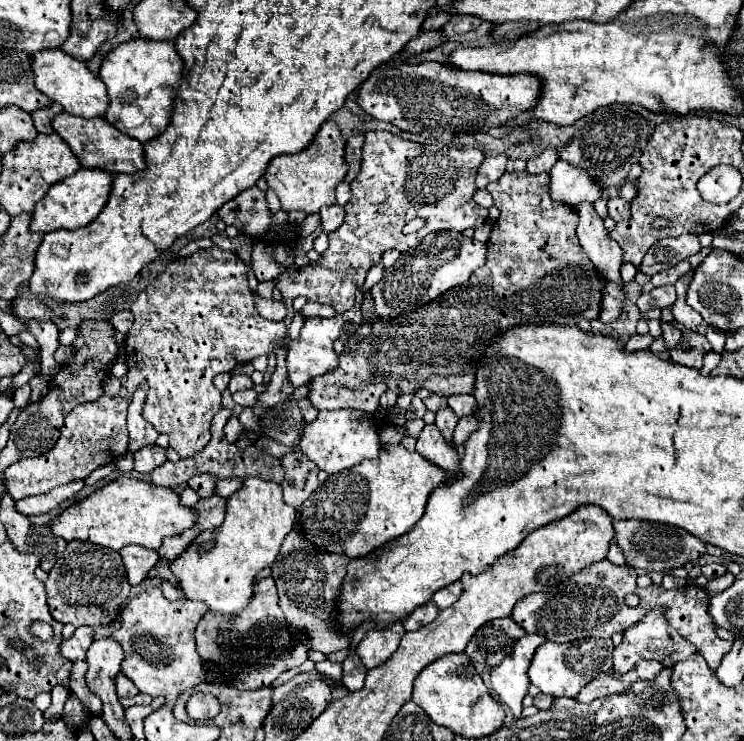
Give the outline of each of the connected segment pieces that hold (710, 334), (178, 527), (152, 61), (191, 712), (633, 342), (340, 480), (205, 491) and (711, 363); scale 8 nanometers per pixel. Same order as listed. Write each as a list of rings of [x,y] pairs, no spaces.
[[[708,327],[708,329],[706,329],[706,337],[708,337],[708,341],[712,343],[714,351],[718,351],[718,353],[724,351],[724,339],[726,339],[726,333],[724,333],[724,331],[720,331],[720,329],[716,329],[716,327]]]
[[[118,477],[96,493],[88,495],[80,503],[68,507],[58,519],[52,521],[50,529],[54,535],[72,541],[88,541],[102,547],[120,551],[124,545],[140,545],[148,549],[160,549],[164,537],[182,535],[198,521],[198,513],[192,507],[180,503],[180,495],[170,487],[156,487],[152,483]]]
[[[138,37],[118,45],[102,61],[98,75],[104,81],[110,97],[106,119],[112,121],[116,129],[138,139],[140,143],[150,141],[152,137],[160,135],[166,125],[170,125],[176,89],[184,73],[182,59],[176,53],[178,51],[174,49],[174,43]]]
[[[194,693],[186,701],[186,711],[192,721],[208,721],[220,713],[220,701],[212,693]]]
[[[632,335],[630,339],[628,339],[628,343],[626,343],[626,349],[628,351],[640,351],[640,349],[648,349],[650,345],[652,345],[652,341],[654,341],[654,337],[652,335]]]
[[[384,445],[376,459],[362,461],[320,483],[300,507],[296,523],[300,521],[302,533],[314,547],[346,555],[348,559],[362,559],[384,543],[408,533],[424,515],[428,497],[442,481],[444,473],[436,465],[428,465],[418,453],[406,451],[402,445]]]
[[[196,475],[188,481],[188,485],[192,489],[196,489],[200,493],[200,497],[210,497],[214,493],[214,487],[216,487],[216,479],[212,479],[212,475]]]
[[[704,353],[704,365],[702,365],[702,369],[700,369],[700,373],[702,375],[710,375],[710,371],[716,367],[720,363],[720,355],[718,353]]]

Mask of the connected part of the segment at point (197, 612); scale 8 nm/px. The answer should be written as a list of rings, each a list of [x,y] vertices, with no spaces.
[[[148,581],[144,589],[126,603],[118,615],[120,627],[114,629],[110,637],[124,649],[122,673],[140,689],[140,693],[152,697],[164,695],[166,703],[174,705],[180,693],[206,681],[206,669],[202,667],[194,643],[196,623],[206,611],[208,607],[196,601],[168,601],[154,581]]]

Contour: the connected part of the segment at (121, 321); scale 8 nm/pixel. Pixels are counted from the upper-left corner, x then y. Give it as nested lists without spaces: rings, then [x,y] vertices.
[[[126,309],[126,311],[114,313],[114,315],[112,315],[112,319],[110,319],[110,323],[114,325],[114,329],[116,329],[116,331],[120,331],[120,333],[124,333],[124,335],[126,335],[126,333],[132,329],[134,315],[132,315],[132,311],[130,311],[130,309]]]

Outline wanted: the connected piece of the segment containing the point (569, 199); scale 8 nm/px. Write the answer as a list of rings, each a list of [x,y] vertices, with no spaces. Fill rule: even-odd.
[[[558,161],[550,171],[550,197],[564,205],[576,207],[582,201],[598,201],[602,189],[580,169]]]

